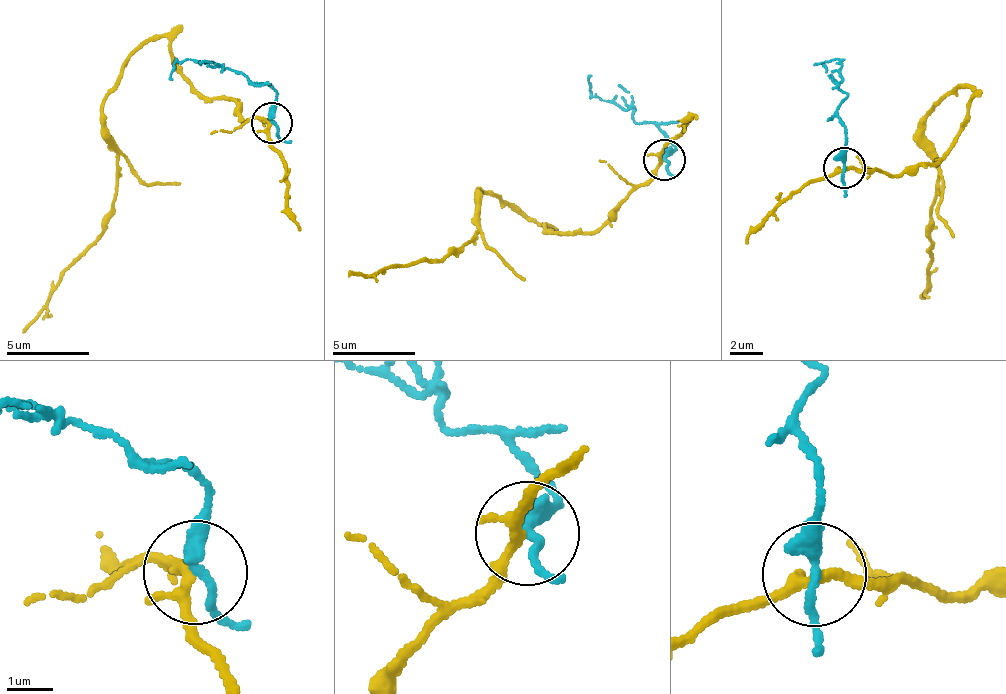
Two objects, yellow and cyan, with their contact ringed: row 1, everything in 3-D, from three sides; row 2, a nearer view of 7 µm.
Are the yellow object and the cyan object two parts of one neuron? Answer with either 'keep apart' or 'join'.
keep apart

